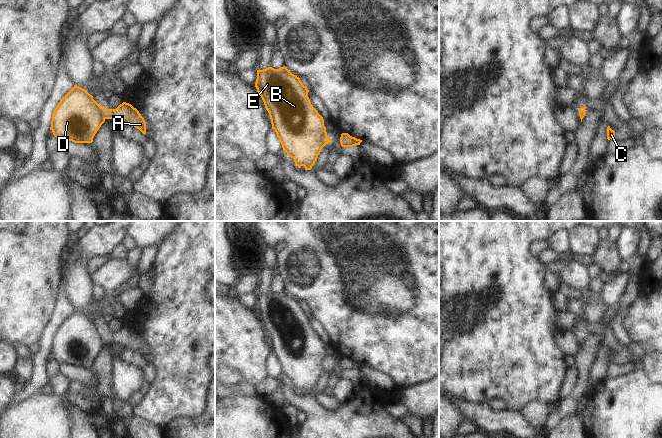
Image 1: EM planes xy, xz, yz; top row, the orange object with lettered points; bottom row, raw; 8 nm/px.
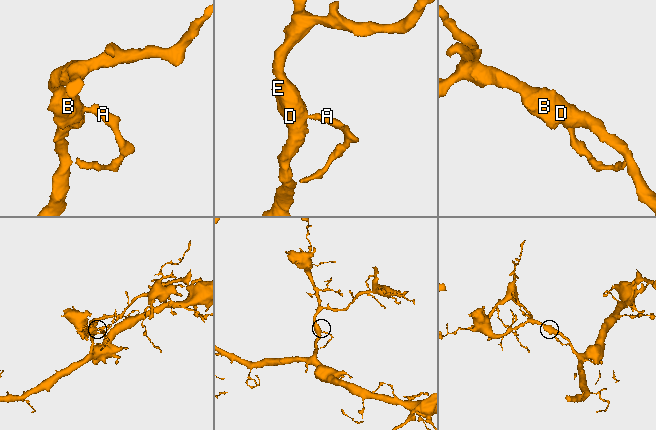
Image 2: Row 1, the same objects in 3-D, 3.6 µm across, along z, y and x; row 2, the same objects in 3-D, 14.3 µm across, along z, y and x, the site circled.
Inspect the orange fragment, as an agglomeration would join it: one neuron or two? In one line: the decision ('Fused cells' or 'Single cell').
Fused cells

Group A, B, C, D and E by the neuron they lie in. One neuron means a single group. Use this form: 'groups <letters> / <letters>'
groups A / B C D E

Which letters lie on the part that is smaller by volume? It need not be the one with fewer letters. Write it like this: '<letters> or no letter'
A

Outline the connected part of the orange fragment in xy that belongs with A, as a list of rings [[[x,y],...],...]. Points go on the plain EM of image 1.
[[[123,326],[116,333],[107,333],[104,331],[103,339],[105,343],[113,343],[122,348],[129,348],[146,358],[146,346],[139,335],[131,328]]]

